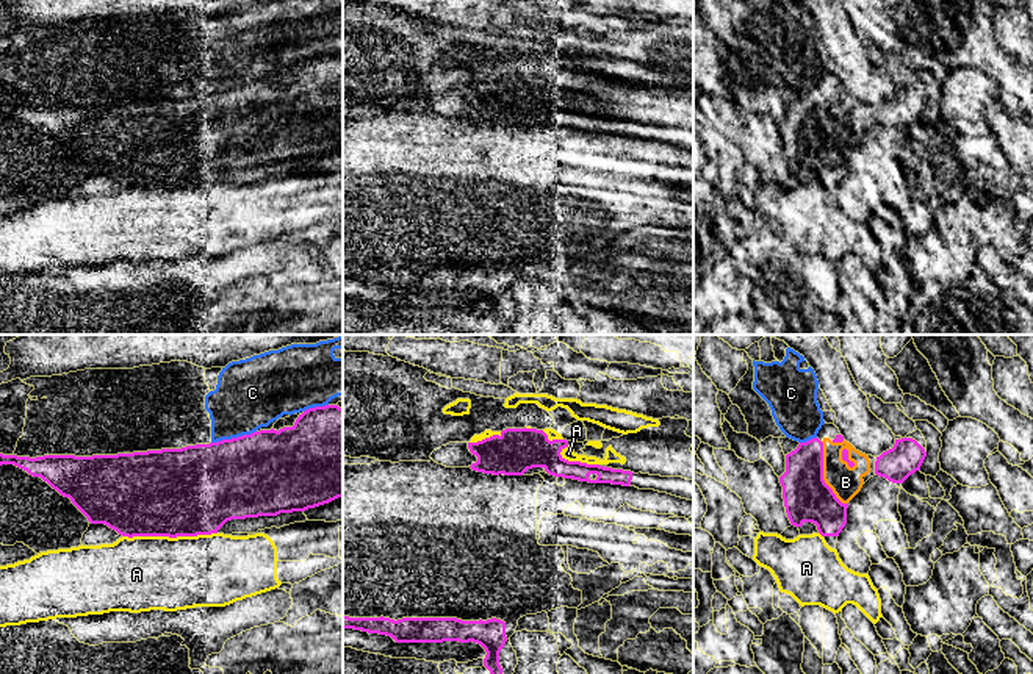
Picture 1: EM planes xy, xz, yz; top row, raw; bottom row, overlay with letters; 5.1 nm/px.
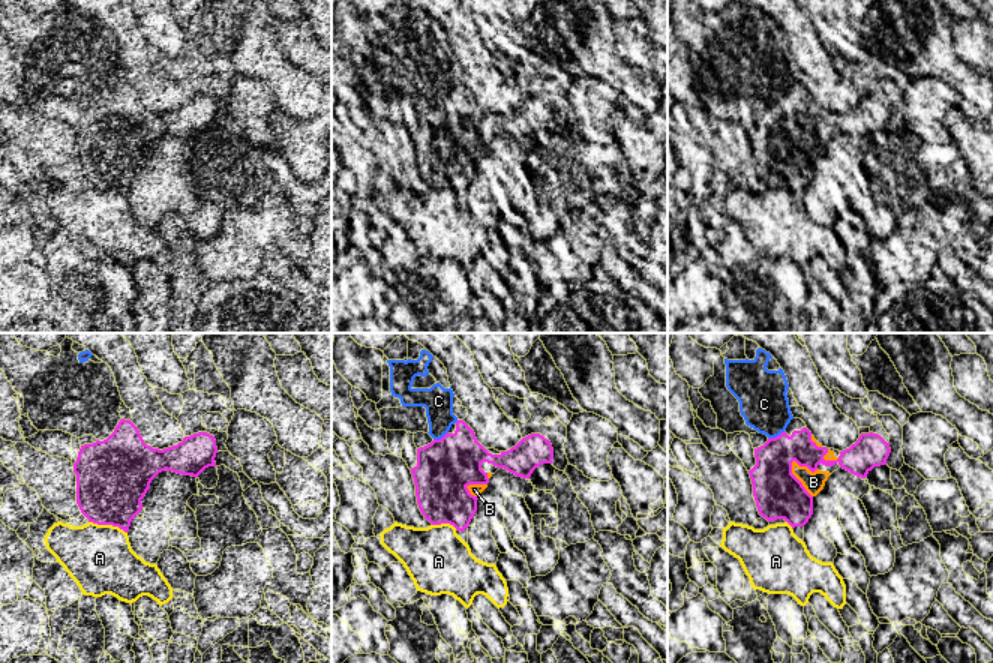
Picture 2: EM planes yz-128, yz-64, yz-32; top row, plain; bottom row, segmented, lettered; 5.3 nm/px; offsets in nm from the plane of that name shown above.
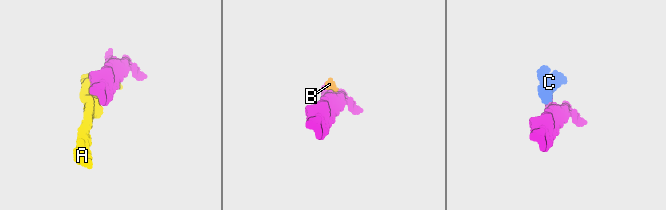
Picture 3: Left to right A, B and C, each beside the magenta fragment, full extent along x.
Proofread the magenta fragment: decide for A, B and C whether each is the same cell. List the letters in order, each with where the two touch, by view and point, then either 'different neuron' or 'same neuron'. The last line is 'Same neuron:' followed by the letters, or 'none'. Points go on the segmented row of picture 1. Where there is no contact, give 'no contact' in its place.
A: contact xy (169, 537); different neuron
B: contact yz (822, 474); same neuron
C: contact xy (233, 438); different neuron
Same neuron: B

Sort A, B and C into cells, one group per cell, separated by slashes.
A / B / C

